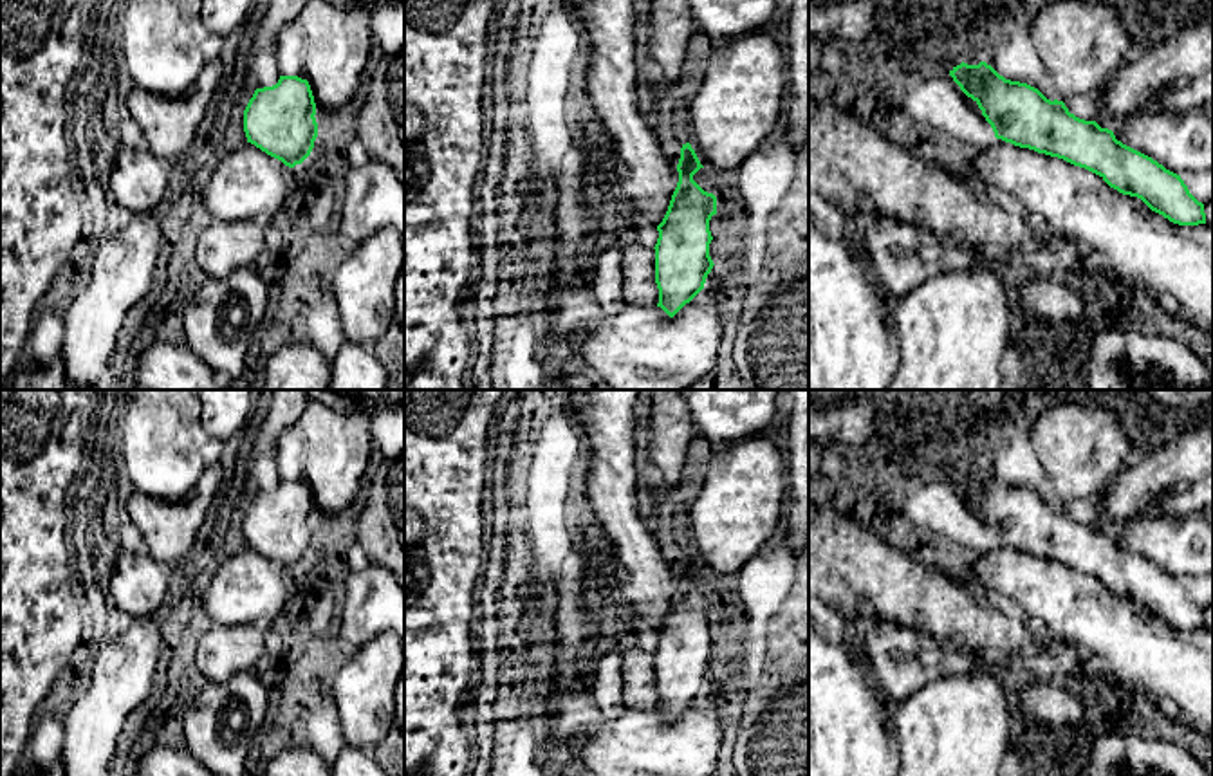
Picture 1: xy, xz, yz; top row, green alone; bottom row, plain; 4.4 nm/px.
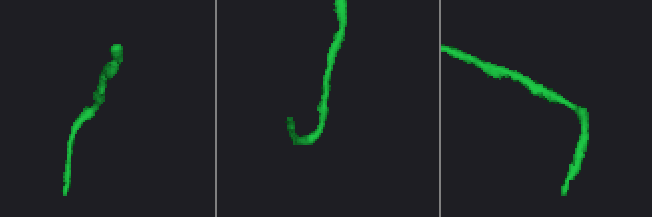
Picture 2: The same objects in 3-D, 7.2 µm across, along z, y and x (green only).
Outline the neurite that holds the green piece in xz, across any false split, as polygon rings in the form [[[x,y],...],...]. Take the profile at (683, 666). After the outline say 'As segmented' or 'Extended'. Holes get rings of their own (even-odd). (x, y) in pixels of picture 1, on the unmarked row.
[[[690,547],[682,549],[677,568],[679,587],[668,615],[657,630],[655,688],[659,707],[673,722],[706,688],[713,673],[709,624],[717,619],[717,601],[704,596],[693,579],[704,572]]]. As segmented

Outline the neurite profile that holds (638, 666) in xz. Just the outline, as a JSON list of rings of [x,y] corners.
[[[639,646],[621,653],[623,702],[626,709],[653,711],[659,707],[655,688],[655,653]]]

